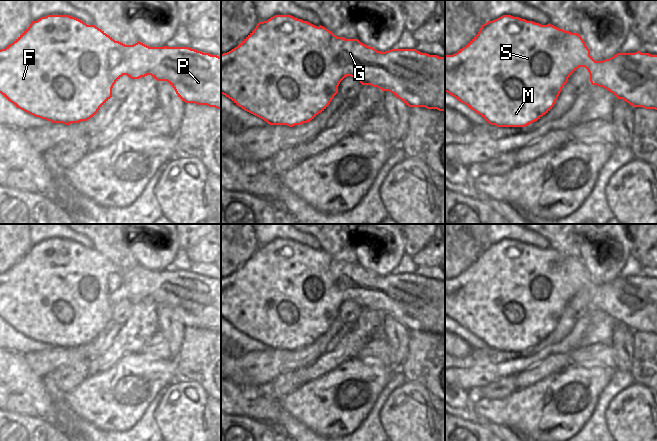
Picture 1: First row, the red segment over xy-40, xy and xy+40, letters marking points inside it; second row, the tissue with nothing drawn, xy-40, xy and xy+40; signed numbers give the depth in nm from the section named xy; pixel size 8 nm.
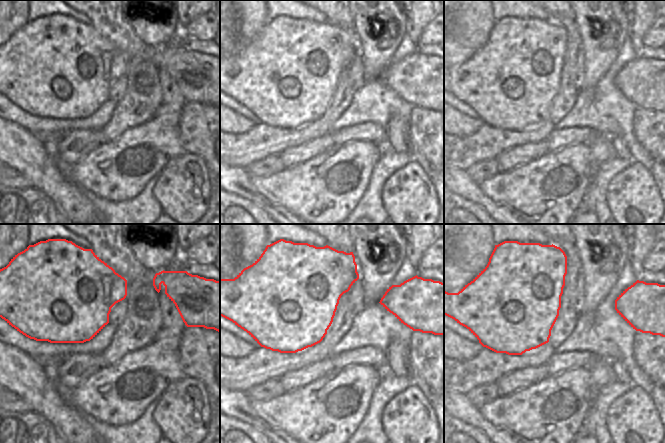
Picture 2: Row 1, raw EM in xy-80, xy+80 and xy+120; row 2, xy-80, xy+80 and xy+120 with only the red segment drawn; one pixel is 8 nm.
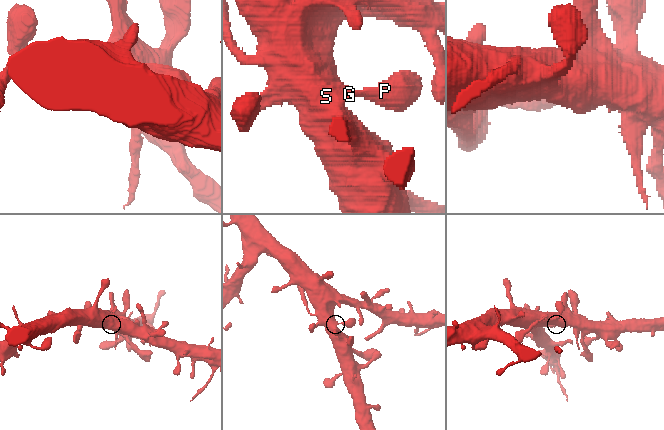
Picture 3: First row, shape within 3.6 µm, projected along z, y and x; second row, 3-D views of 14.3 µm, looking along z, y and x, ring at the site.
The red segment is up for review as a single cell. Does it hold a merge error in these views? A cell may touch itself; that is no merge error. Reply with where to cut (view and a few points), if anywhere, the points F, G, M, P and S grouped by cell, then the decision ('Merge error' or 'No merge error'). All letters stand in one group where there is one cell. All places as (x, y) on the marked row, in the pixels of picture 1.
No split. Groups: F G M P S. No merge error.

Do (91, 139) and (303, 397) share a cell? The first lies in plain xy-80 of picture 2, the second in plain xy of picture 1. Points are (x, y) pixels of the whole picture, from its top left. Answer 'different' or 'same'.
different

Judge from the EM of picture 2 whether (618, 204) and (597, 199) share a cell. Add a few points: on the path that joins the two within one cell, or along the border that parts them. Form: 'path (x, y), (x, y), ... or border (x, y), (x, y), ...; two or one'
border (612, 178), (607, 186), (607, 207), (611, 213); two

